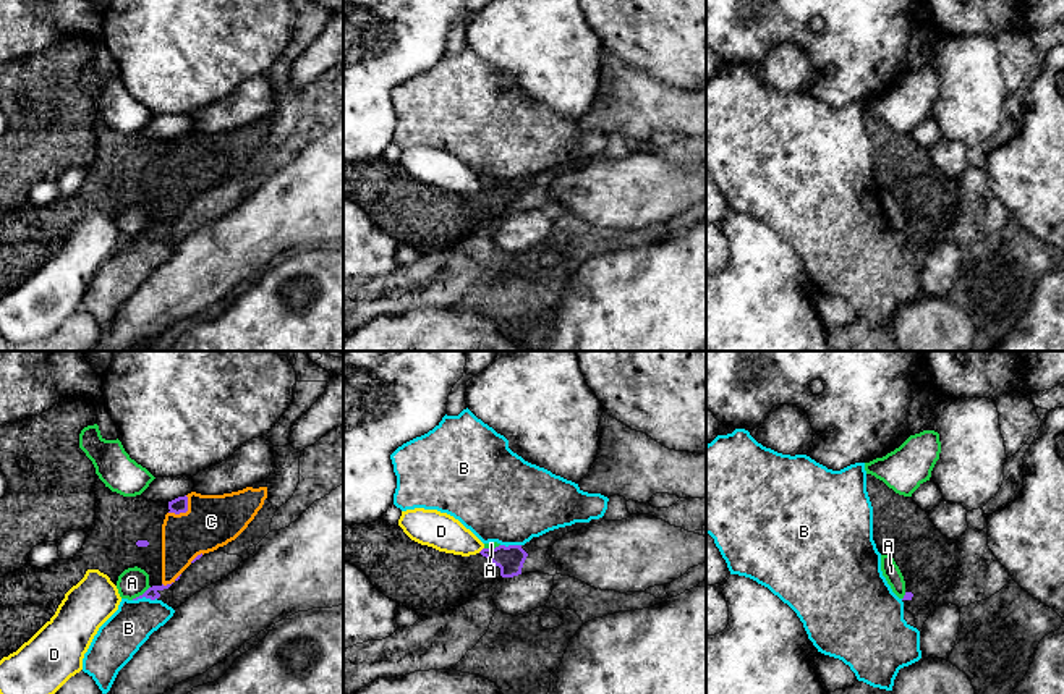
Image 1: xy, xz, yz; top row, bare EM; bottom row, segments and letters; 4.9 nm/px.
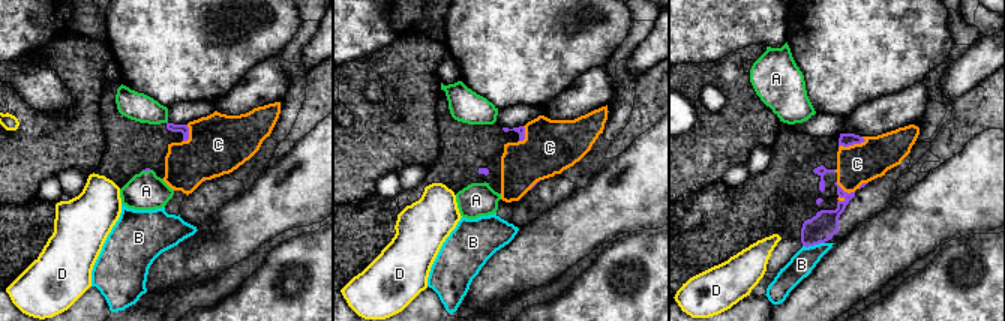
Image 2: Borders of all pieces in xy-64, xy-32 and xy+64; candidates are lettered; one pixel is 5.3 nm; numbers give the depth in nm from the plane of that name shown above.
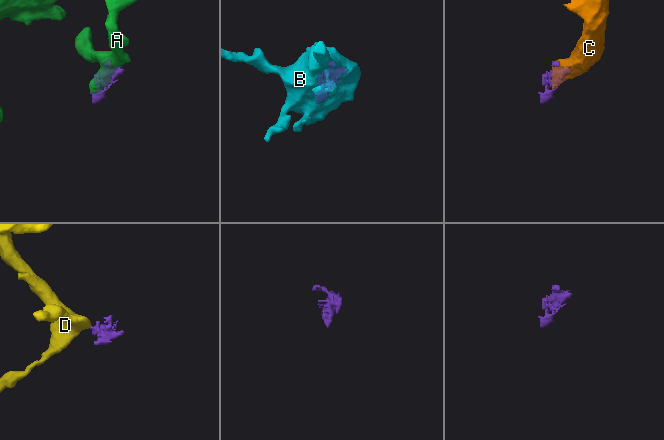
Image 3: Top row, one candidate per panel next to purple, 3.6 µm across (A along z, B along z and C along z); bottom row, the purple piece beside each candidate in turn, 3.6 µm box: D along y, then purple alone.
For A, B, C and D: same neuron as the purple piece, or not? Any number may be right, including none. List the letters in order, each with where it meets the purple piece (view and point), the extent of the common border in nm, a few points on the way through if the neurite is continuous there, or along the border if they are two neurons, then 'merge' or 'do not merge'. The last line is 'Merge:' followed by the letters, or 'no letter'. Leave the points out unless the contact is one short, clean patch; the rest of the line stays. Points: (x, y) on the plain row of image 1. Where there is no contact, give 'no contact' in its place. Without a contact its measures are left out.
A: xy (140, 233) | 120 nm | do not merge
B: xy (144, 233) | 120 nm | along xy (156, 235), (138, 235), (133, 238) | do not merge
C: xy (183, 149) | 130 nm | merge
D: xz (481, 188) | 40 nm | along xz (483, 185), (478, 190) | do not merge
Merge: C

